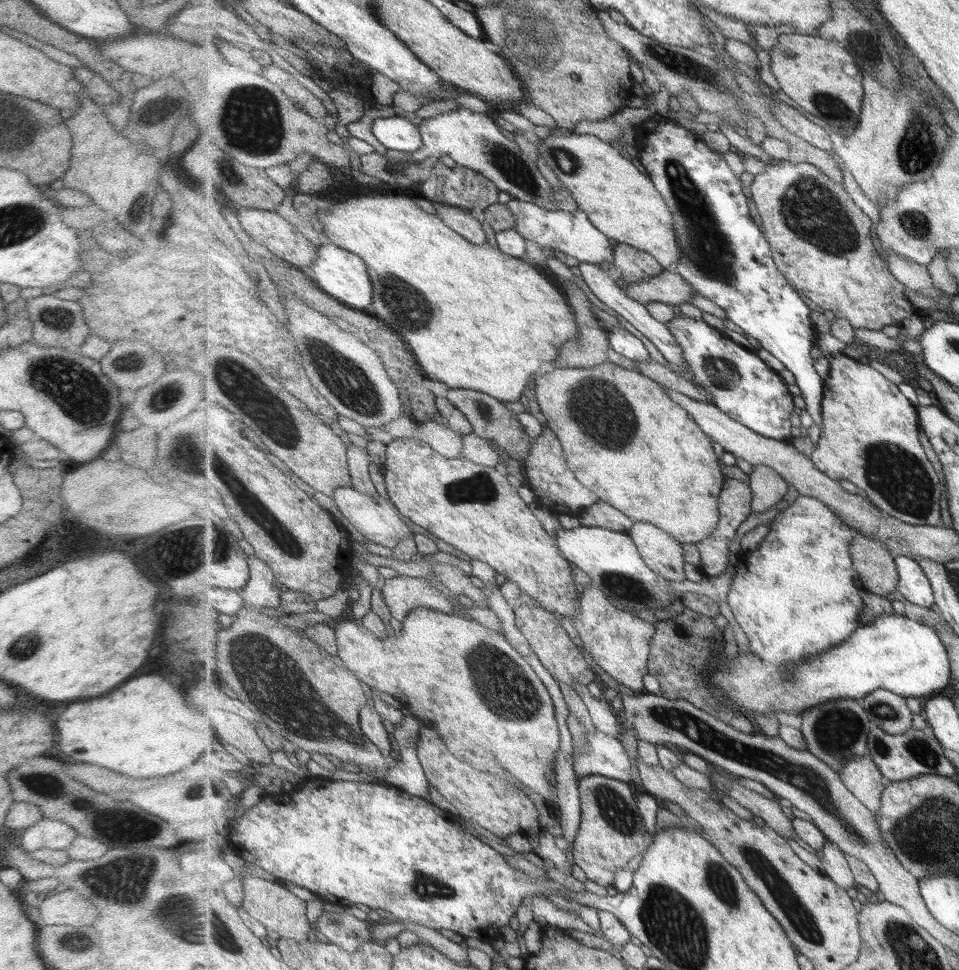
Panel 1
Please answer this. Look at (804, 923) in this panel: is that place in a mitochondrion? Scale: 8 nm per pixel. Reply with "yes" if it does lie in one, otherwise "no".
yes

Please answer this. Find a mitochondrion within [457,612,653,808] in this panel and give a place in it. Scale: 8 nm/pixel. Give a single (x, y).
(502, 686)

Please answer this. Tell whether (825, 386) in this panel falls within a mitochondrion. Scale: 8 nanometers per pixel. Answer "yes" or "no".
no

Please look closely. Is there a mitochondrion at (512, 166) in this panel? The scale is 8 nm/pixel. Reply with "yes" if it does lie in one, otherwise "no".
yes

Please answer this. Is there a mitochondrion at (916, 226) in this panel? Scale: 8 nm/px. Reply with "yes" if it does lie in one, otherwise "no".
yes

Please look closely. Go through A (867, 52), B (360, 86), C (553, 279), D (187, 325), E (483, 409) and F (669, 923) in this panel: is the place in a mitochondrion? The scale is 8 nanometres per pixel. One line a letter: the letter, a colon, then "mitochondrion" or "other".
A: mitochondrion
B: other
C: other
D: other
E: mitochondrion
F: mitochondrion

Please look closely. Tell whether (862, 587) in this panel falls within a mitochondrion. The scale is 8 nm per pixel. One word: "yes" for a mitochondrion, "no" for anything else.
no

